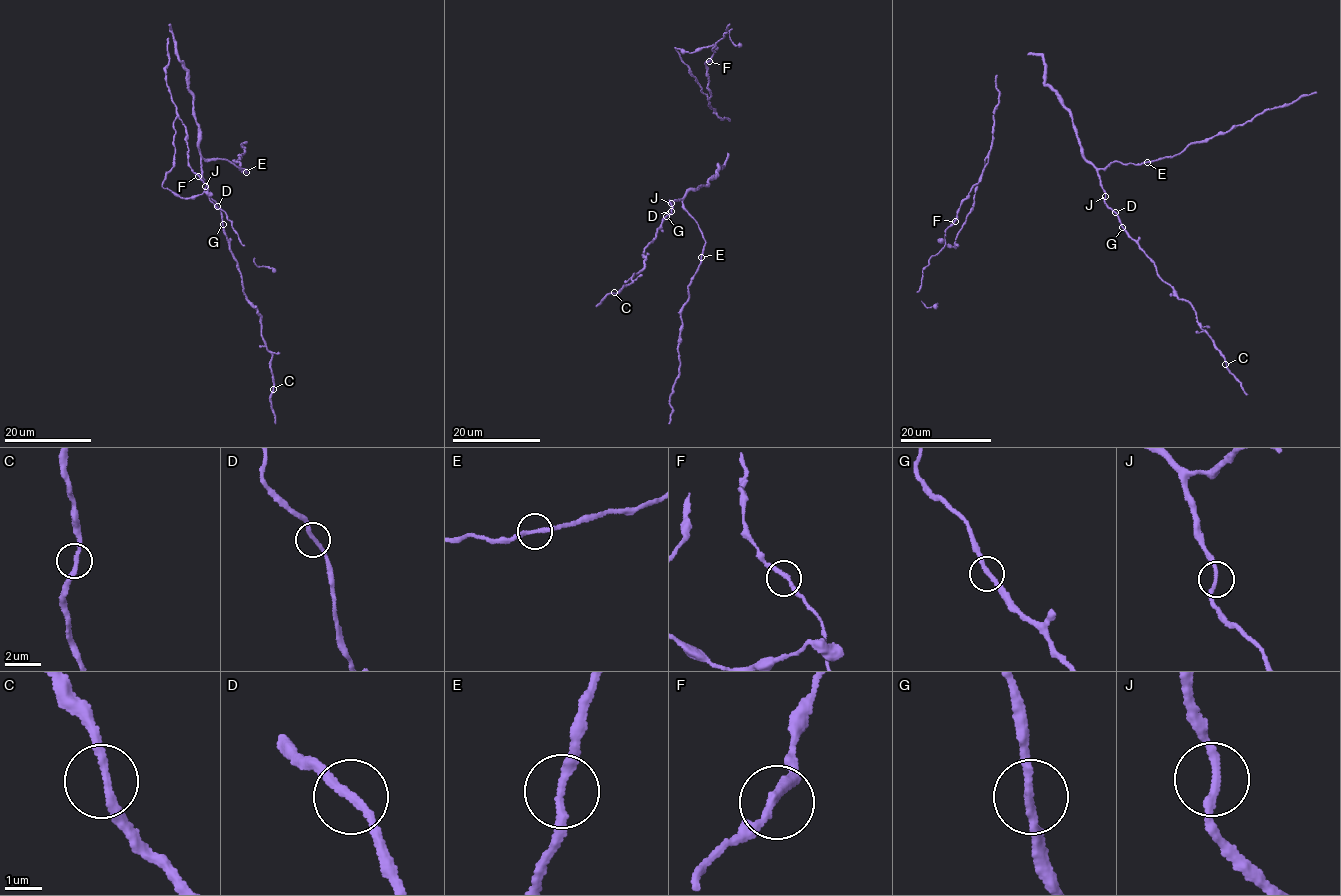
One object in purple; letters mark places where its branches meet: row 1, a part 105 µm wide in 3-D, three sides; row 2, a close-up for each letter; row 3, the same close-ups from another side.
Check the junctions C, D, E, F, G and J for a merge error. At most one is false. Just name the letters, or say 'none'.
none

